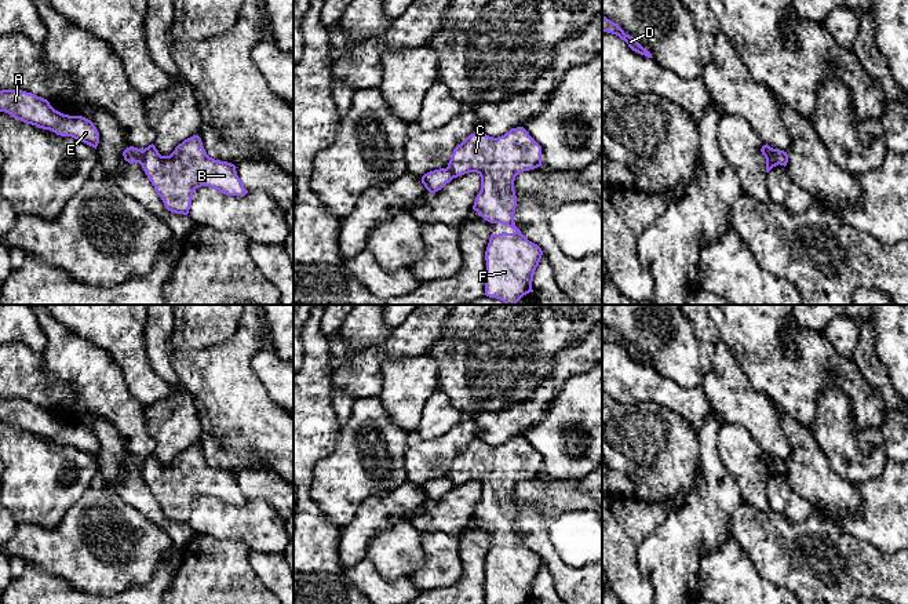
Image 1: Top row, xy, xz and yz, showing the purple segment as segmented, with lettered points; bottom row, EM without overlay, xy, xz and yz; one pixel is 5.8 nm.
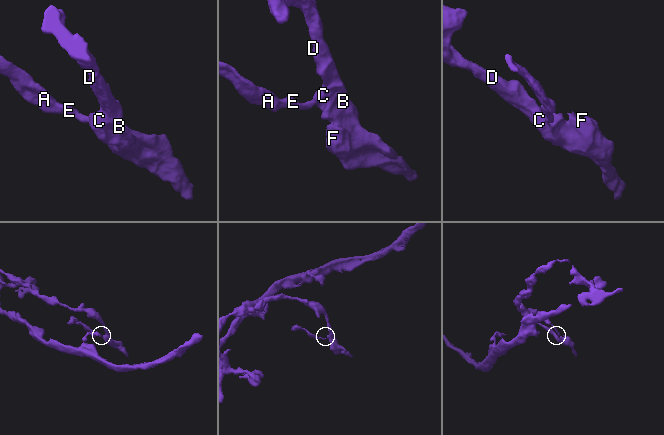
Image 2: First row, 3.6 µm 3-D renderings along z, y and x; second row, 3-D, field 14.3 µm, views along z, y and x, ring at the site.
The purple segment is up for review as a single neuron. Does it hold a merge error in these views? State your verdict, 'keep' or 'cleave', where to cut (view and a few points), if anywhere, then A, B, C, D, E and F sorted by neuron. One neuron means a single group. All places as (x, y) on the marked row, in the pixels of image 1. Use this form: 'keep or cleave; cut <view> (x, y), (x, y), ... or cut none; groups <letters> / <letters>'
cleave; cut yz (775, 149), (775, 157), (779, 163); groups A E / B C D F

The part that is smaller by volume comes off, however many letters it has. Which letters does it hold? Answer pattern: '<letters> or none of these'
A, E

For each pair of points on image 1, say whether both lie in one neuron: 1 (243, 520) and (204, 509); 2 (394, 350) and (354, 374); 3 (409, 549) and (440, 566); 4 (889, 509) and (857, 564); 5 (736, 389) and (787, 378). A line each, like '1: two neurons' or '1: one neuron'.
1: one neuron
2: one neuron
3: two neurons
4: two neurons
5: two neurons

